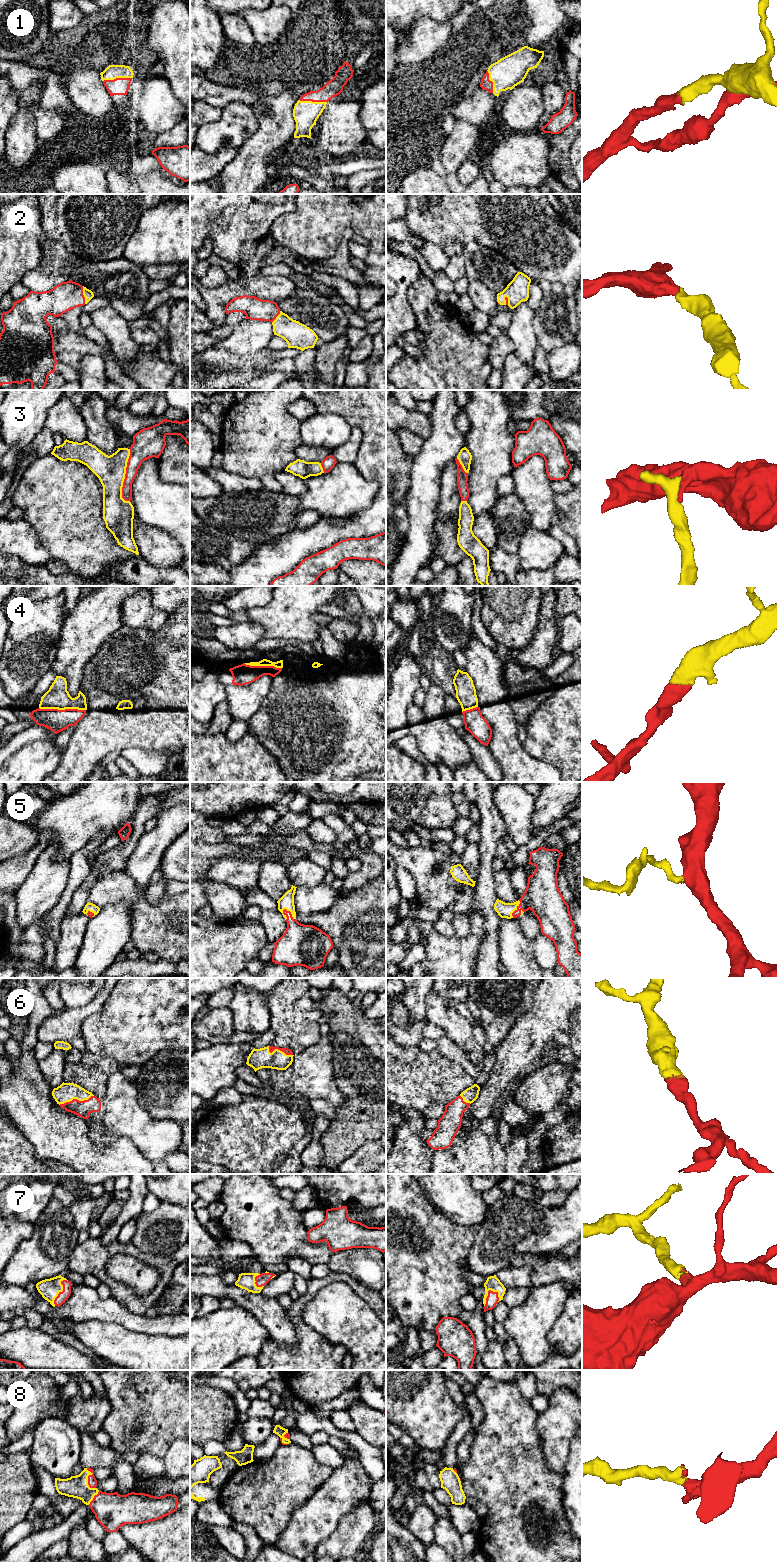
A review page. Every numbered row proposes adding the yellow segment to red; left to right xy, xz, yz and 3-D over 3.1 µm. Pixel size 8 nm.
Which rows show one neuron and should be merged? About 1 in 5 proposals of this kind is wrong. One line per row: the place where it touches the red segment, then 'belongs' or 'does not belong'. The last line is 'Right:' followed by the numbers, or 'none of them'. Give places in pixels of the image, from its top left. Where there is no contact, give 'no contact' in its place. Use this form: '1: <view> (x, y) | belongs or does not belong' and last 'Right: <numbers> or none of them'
1: xy (117, 78) | belongs
2: xy (83, 295) | belongs
3: xy (125, 475) | belongs
4: xy (62, 710) | belongs
5: xz (290, 912) | belongs
6: xy (76, 1099) | belongs
7: yz (488, 1294) | belongs
8: xy (88, 1480) | belongs
Right: 1, 2, 3, 4, 5, 6, 7, 8

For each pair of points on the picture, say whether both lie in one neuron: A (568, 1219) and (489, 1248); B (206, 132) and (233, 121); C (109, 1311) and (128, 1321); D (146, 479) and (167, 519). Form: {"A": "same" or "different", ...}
{"A": "same", "B": "same", "C": "same", "D": "same"}

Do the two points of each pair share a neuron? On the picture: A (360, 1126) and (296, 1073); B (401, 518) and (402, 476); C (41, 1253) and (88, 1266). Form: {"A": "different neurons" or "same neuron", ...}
{"A": "different neurons", "B": "same neuron", "C": "different neurons"}

